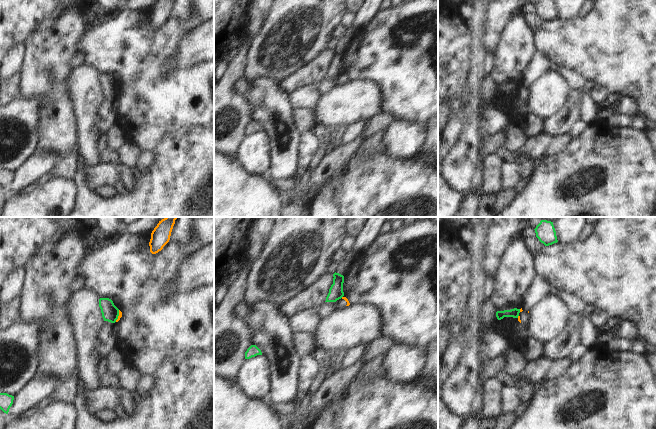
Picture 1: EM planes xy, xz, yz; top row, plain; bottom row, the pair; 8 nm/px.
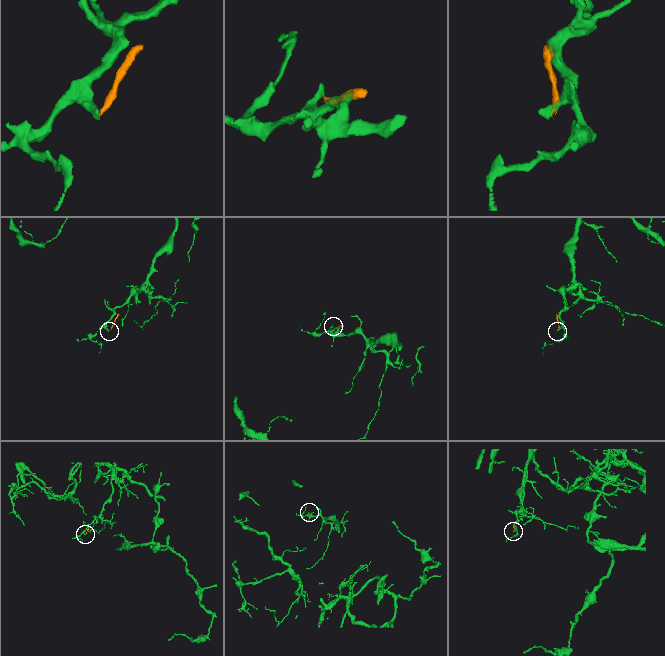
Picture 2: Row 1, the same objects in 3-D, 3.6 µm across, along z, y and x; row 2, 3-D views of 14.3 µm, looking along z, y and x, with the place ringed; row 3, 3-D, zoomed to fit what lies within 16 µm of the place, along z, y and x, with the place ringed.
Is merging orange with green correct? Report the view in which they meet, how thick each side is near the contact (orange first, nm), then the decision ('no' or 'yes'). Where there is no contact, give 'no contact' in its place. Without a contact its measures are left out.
xy | 30/140 nm | no

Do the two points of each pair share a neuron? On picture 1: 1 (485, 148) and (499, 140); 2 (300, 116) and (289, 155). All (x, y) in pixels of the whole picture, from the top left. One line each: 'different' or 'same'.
1: same
2: different

